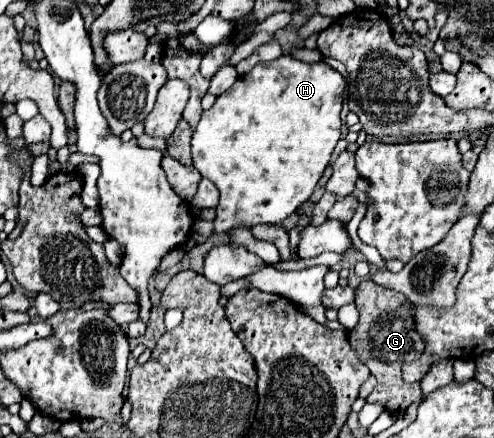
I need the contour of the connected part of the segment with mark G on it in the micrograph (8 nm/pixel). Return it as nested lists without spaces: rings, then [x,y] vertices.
[[[365,280],[359,284],[355,304],[359,308],[359,324],[349,334],[349,344],[377,378],[377,386],[367,396],[367,402],[377,402],[387,412],[403,414],[411,404],[423,400],[421,384],[407,384],[401,374],[403,362],[419,360],[425,348],[411,318],[411,304],[399,292],[387,290],[373,280]]]

